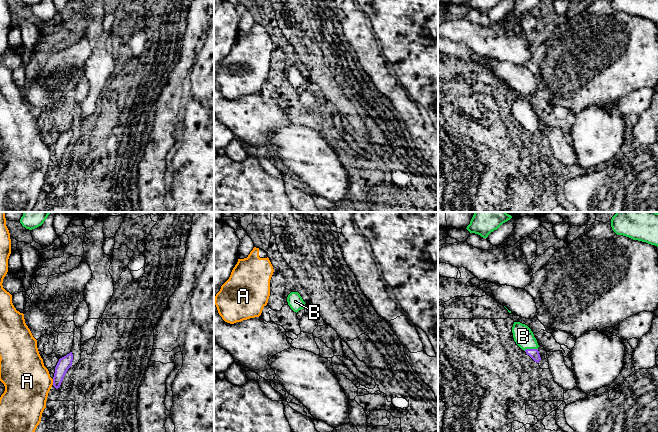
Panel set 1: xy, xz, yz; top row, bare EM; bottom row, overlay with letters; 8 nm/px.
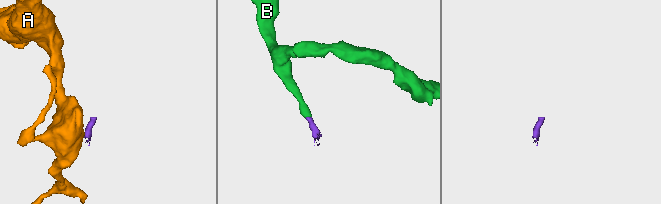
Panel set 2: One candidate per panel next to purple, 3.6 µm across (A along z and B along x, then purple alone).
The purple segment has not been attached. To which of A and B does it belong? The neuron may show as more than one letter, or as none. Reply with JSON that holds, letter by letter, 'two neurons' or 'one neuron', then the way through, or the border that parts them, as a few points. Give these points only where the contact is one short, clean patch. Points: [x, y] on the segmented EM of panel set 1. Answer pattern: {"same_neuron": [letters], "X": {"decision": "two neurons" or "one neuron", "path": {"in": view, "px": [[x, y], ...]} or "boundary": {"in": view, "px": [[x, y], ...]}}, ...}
{"same_neuron": ["B"], "A": {"decision": "two neurons", "boundary": {"in": "xy", "px": [[52, 379], [53, 384]]}}, "B": {"decision": "one neuron"}}

